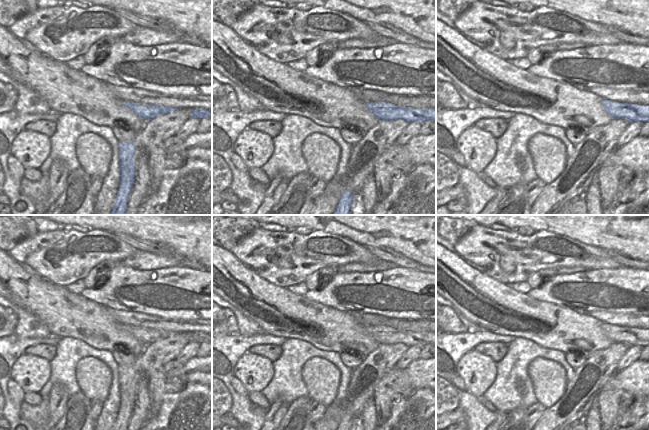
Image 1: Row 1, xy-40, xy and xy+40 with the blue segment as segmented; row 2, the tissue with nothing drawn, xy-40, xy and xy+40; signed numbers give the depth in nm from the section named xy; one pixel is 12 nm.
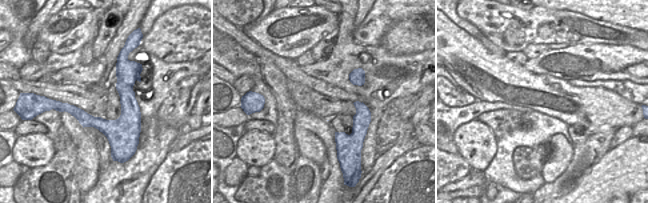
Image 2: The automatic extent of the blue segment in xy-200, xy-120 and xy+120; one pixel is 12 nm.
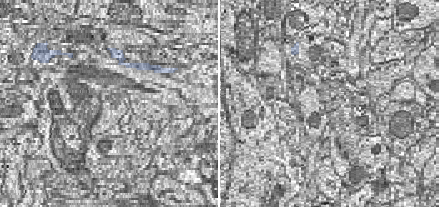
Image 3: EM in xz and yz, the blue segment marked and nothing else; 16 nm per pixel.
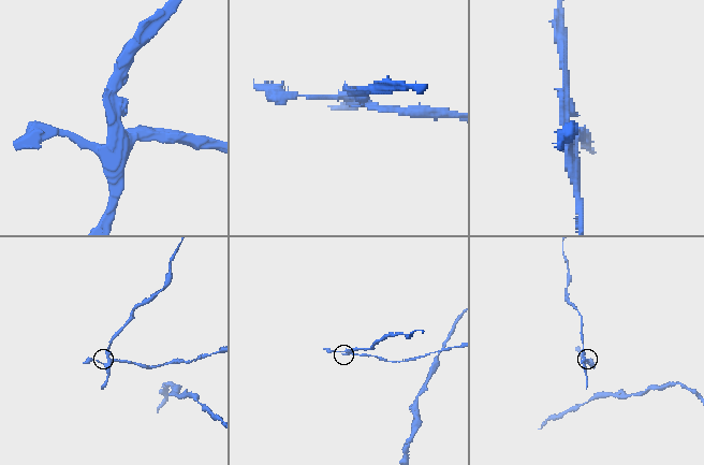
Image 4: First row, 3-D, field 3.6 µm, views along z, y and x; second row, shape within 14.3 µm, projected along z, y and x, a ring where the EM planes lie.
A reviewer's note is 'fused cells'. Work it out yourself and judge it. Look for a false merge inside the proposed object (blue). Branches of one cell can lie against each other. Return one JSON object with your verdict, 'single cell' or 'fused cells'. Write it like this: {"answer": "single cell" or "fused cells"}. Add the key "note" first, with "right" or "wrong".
{"note": "right", "answer": "fused cells"}

